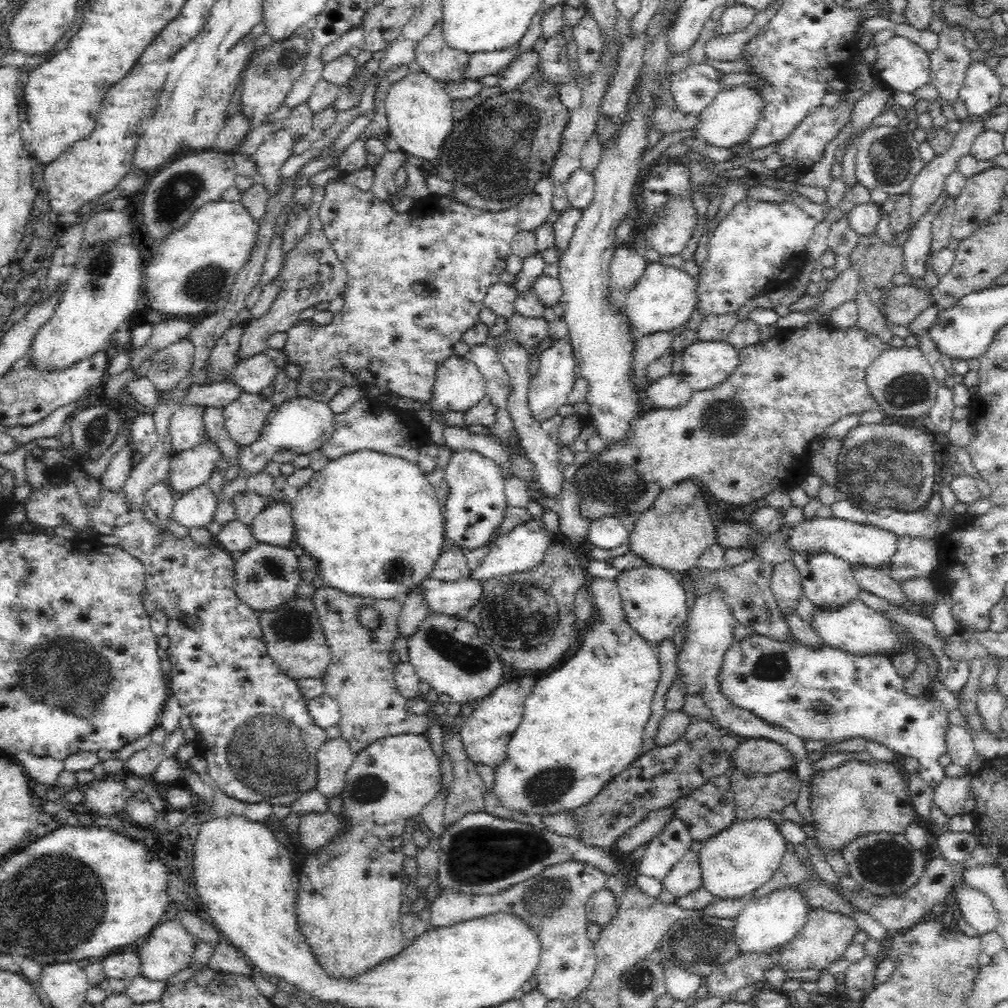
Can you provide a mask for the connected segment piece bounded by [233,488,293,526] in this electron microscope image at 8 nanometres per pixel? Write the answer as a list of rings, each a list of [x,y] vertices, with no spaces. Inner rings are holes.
[[[286,488],[286,491],[275,489],[266,496],[260,496],[254,493],[244,491],[242,494],[234,496],[234,508],[236,508],[236,518],[250,526],[258,514],[264,512],[272,504],[280,504],[282,500],[291,501],[292,492]]]

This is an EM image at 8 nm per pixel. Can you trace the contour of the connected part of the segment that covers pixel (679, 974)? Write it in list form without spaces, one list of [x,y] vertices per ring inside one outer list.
[[[674,963],[664,964],[663,969],[665,989],[674,1000],[685,1001],[695,998],[696,992],[707,984],[707,977],[684,971]]]

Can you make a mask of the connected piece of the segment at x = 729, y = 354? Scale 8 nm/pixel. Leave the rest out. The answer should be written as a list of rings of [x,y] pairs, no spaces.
[[[726,340],[694,341],[682,352],[680,375],[694,391],[712,388],[722,382],[738,364],[738,350]]]

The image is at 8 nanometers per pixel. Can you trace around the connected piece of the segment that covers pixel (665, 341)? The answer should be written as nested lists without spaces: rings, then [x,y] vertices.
[[[674,329],[664,332],[657,332],[652,335],[644,335],[636,342],[636,358],[634,358],[634,381],[639,382],[638,378],[644,376],[645,366],[664,354],[671,351],[674,342]]]

